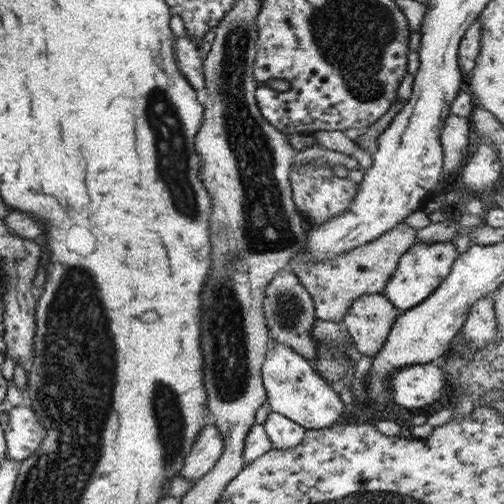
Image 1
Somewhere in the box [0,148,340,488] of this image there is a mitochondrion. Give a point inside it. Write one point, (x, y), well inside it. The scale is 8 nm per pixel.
(169, 424)

